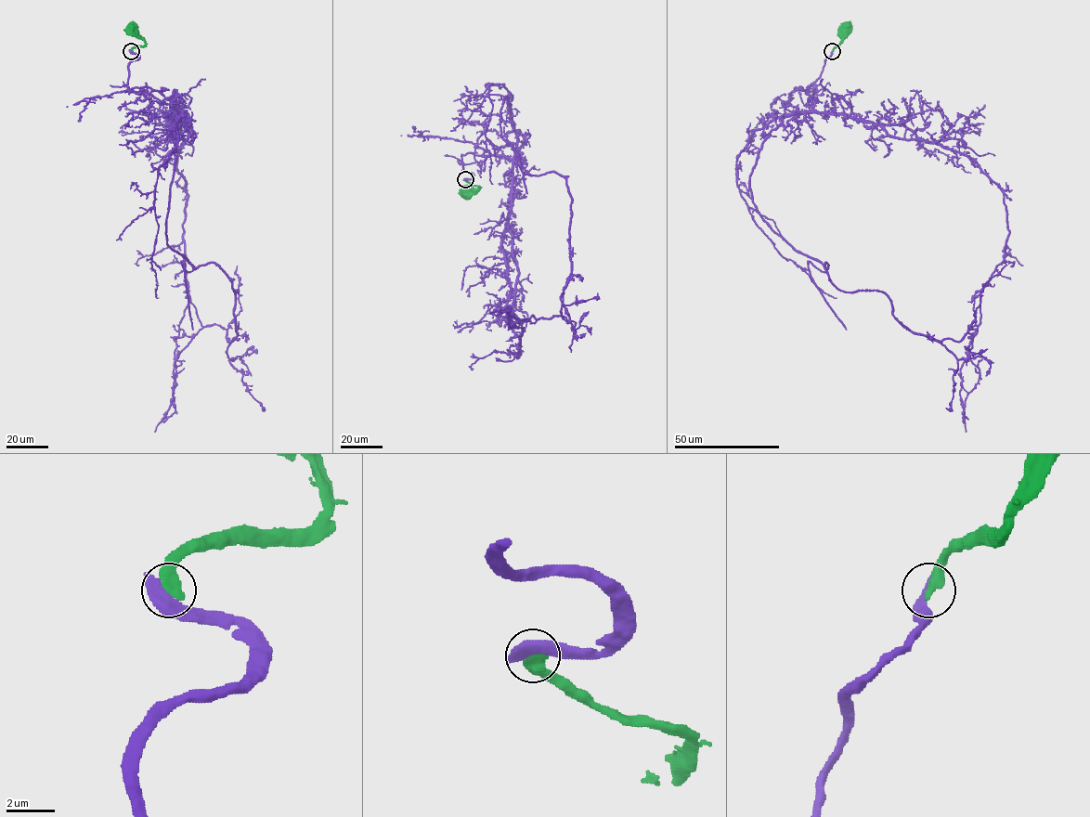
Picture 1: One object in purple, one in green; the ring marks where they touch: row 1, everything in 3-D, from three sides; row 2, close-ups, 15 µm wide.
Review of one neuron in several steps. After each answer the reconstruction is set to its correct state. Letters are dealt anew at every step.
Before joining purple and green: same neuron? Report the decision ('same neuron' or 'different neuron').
different neuron

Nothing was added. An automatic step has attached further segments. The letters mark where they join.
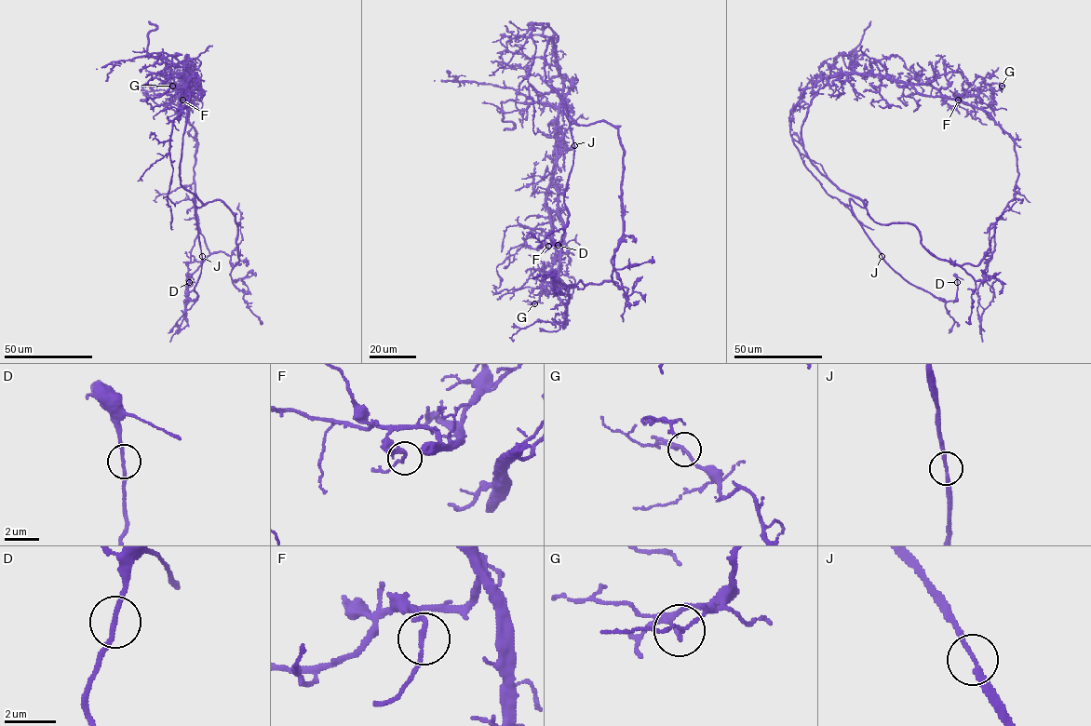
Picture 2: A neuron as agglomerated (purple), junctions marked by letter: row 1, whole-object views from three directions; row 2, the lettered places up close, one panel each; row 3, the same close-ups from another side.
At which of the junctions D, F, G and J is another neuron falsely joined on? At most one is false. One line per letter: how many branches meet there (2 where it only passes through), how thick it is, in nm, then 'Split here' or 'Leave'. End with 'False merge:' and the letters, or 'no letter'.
D: Branches: 2. Thickness 180 nm. Leave
F: Branches: 2. Thickness 160 nm. Leave
G: Branches: 2. Thickness 220 nm. Leave
J: Branches: 2. Thickness 190 nm. Leave
False merge: no letter

